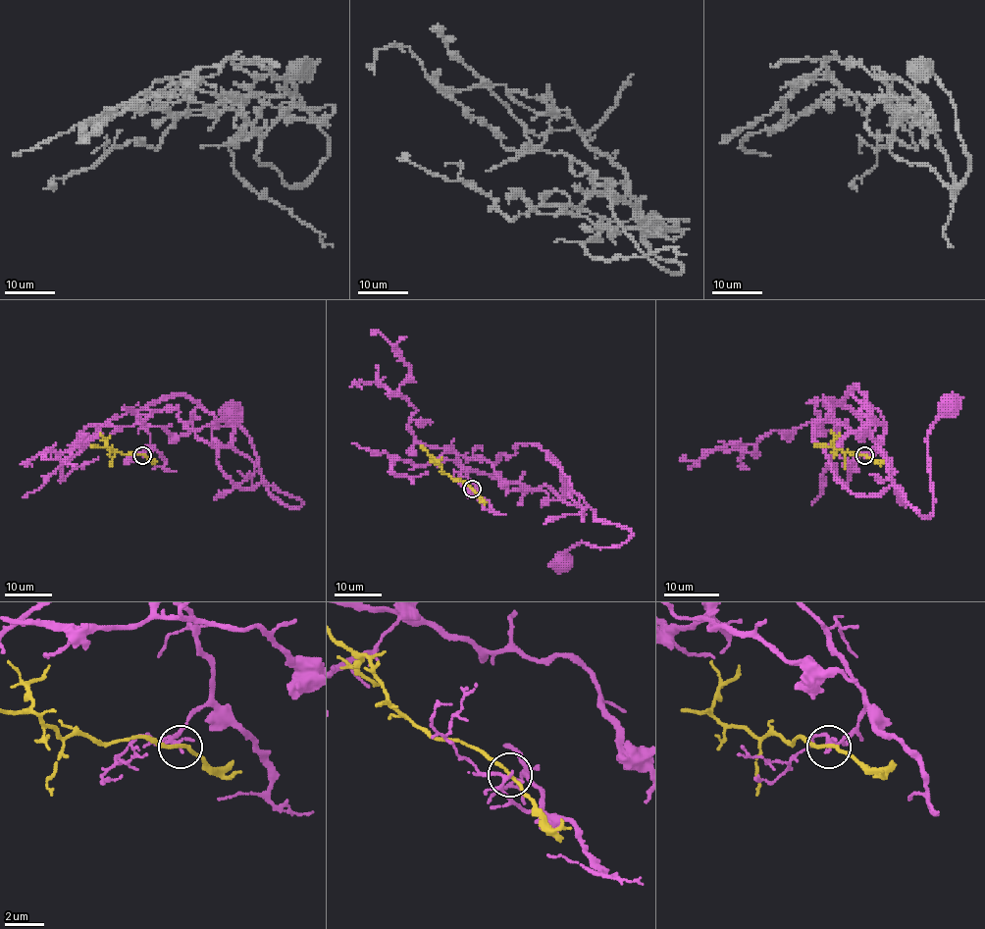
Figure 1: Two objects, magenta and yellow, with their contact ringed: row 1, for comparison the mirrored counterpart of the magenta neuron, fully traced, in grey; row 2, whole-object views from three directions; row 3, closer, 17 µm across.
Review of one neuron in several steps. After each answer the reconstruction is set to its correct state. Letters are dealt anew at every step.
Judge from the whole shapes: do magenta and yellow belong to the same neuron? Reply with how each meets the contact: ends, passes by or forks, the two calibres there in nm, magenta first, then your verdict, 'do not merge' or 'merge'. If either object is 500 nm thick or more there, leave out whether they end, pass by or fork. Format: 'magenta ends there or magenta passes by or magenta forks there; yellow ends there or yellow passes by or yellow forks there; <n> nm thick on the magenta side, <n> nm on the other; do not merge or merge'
magenta forks there; yellow passes by; 140 nm thick on the magenta side, 160 nm on the other; do not merge

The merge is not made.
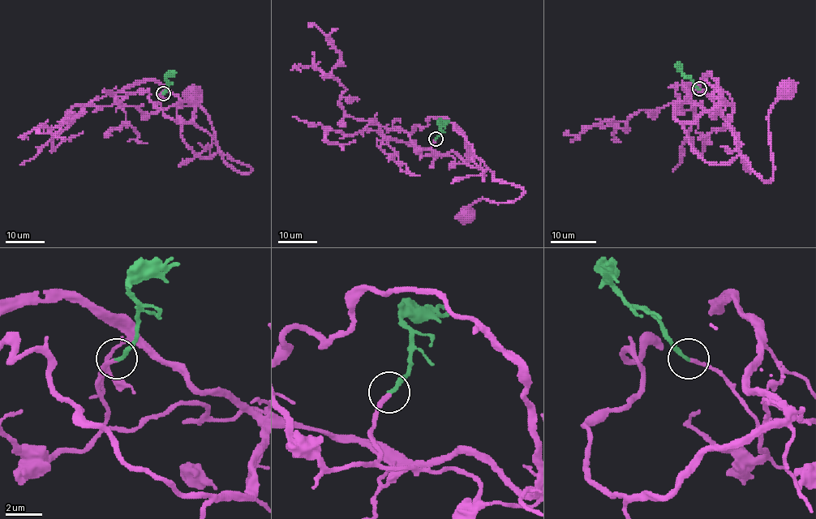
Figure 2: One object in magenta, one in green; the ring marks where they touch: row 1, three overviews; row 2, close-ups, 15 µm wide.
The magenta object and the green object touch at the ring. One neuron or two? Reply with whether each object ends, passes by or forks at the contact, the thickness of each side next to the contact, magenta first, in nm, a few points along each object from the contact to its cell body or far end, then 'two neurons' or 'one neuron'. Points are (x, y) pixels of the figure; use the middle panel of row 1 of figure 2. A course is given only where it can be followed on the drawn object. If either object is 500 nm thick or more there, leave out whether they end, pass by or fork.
magenta ends; green ends; calibres 240 and 200 nm; course magenta (435, 139), (435, 155), (463, 163), (467, 143), (455, 126), (496, 181), (524, 191), (474, 201), (465, 214); course green (435, 139), (440, 135), (439, 124), (449, 122); one neuron

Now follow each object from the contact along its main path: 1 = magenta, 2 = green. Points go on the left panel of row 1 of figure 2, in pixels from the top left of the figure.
1: (163, 93), (162, 108), (195, 107), (181, 135), (199, 157), (220, 150), (248, 173), (223, 158), (192, 93)
2: (163, 93), (167, 87), (166, 78), (177, 73)

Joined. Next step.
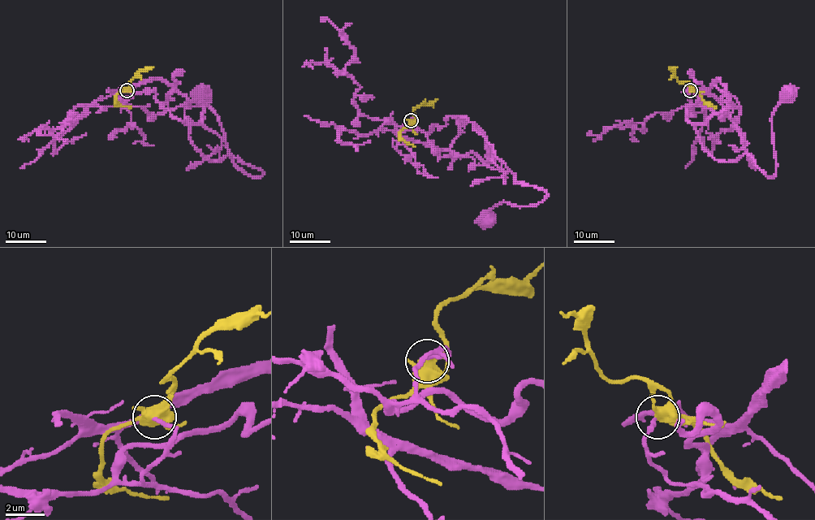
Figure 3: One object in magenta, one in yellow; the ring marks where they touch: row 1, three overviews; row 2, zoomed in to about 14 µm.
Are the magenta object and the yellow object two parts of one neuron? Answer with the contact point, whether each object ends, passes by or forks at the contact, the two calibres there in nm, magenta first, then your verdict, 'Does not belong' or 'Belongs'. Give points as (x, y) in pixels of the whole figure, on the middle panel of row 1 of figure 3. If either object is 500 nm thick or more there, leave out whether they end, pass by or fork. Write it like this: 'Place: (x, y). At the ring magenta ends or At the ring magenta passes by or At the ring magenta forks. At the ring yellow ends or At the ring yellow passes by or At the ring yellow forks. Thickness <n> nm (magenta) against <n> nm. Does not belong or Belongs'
Place: (411, 120). At the ring magenta ends. At the ring yellow forks. Thickness 200 nm (magenta) against 420 nm. Belongs

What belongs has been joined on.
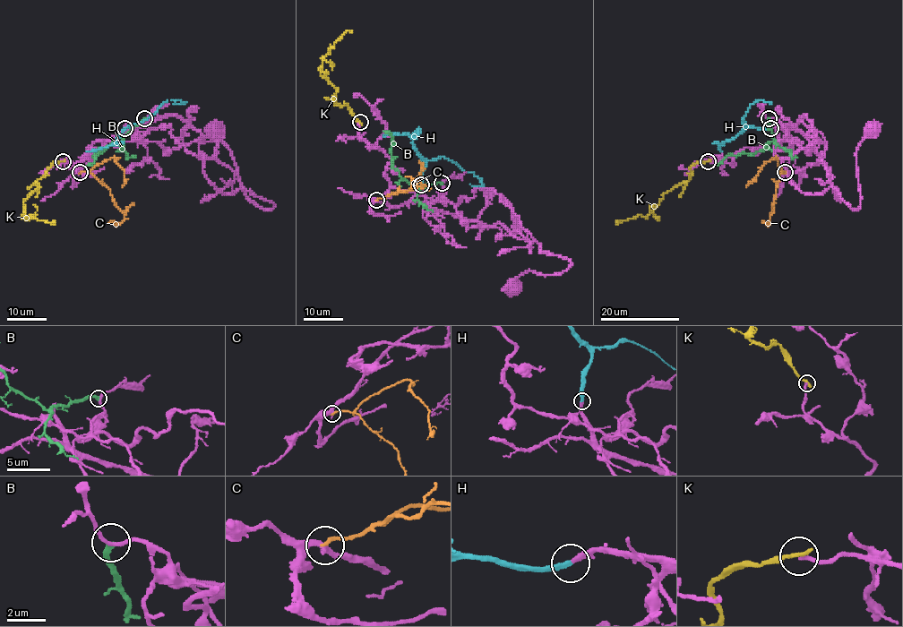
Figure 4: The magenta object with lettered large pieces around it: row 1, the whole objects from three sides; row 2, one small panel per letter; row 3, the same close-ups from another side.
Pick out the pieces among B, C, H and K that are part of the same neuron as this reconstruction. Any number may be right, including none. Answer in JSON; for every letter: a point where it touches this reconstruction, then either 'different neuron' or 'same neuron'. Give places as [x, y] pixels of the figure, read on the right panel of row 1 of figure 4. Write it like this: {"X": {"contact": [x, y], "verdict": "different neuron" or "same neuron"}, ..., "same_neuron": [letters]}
{"B": {"contact": [769, 118], "verdict": "different neuron"}, "C": {"contact": [785, 172], "verdict": "different neuron"}, "H": {"contact": [770, 128], "verdict": "same neuron"}, "K": {"contact": [708, 161], "verdict": "different neuron"}, "same_neuron": ["H"]}

